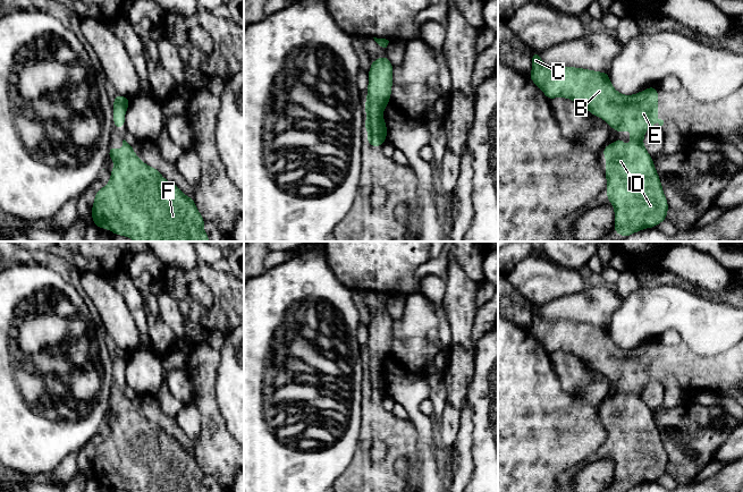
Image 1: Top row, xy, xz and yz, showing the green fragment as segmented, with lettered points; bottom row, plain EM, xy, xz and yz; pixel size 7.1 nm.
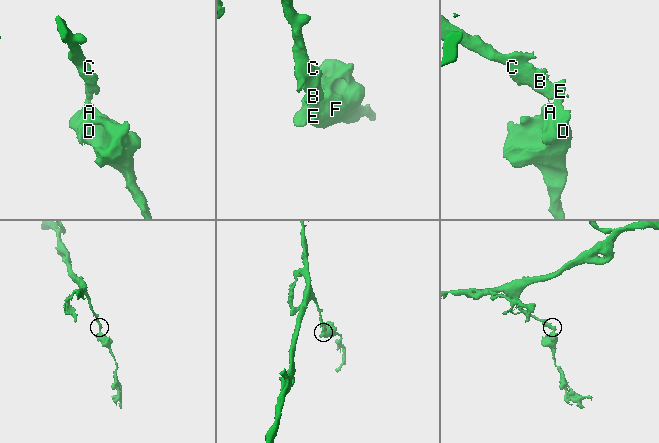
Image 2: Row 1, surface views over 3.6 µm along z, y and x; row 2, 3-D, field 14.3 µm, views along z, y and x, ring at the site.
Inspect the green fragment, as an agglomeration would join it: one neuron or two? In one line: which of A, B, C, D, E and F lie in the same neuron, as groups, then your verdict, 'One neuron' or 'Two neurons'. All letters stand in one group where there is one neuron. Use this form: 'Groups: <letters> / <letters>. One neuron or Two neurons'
Groups: A B C D E F. One neuron

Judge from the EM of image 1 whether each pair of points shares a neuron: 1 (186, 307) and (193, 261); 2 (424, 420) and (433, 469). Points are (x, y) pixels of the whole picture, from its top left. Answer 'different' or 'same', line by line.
1: different
2: same

